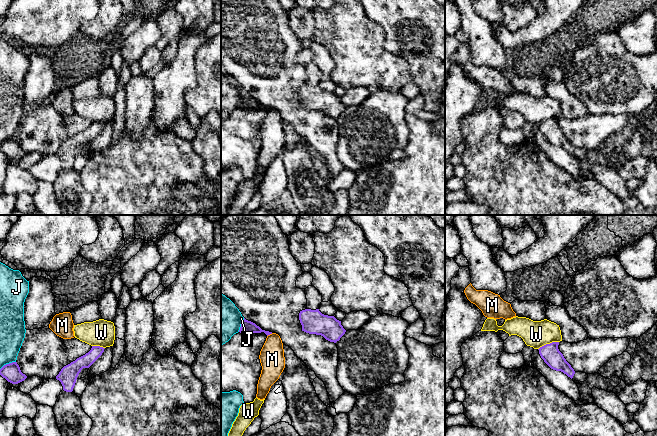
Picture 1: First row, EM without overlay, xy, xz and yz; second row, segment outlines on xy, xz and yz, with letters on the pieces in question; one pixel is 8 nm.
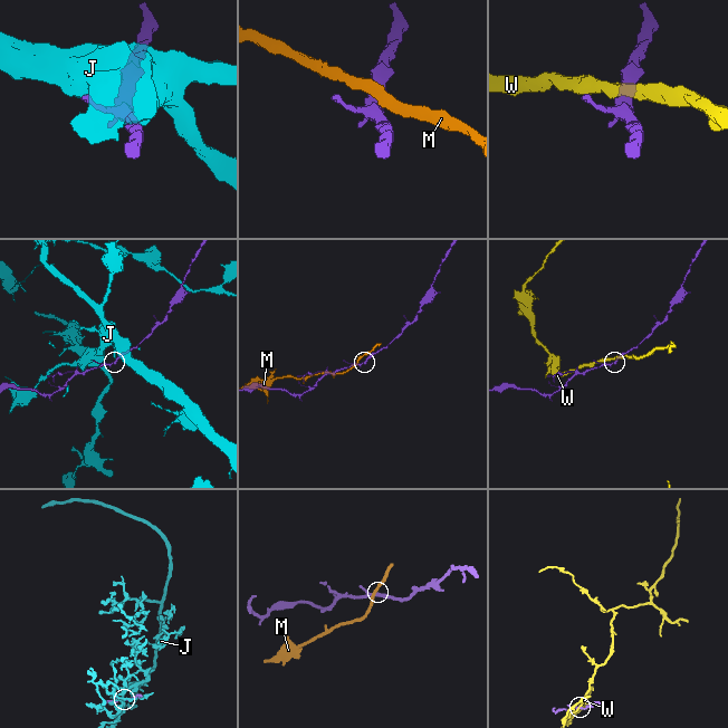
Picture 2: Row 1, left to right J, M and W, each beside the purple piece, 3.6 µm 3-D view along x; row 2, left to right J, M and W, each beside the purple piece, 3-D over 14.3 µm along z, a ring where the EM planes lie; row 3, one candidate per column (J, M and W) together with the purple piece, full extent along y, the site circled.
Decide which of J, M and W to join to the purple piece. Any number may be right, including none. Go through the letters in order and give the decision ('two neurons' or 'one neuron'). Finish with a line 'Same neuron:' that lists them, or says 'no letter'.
J: two neurons
M: two neurons
W: two neurons
Same neuron: no letter

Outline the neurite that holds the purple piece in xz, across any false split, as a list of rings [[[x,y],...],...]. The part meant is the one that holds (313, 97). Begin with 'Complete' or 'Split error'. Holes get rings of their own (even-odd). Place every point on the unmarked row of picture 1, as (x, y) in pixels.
Complete. [[[319,85],[300,87],[299,96],[302,101],[302,107],[321,111],[330,118],[336,119],[346,108],[341,101],[341,97],[334,92],[322,90]]]

